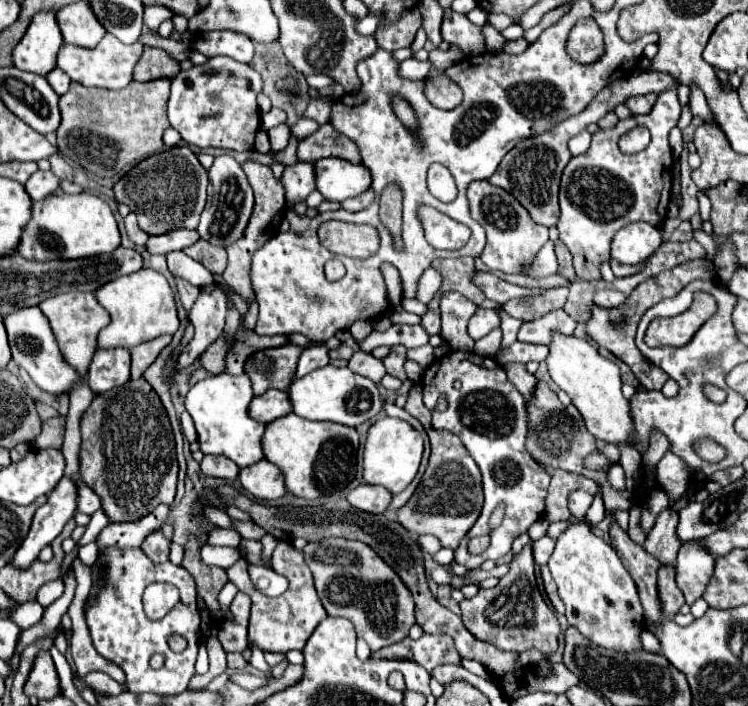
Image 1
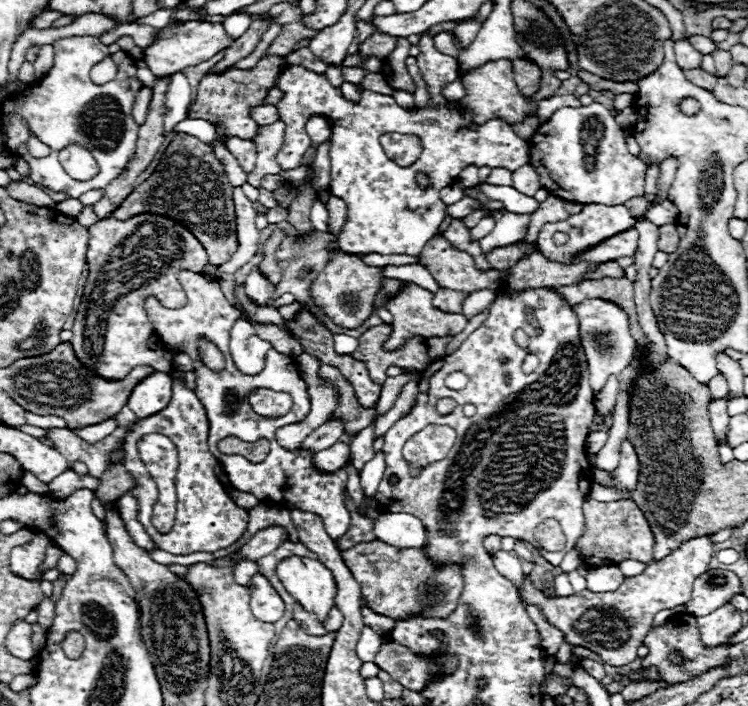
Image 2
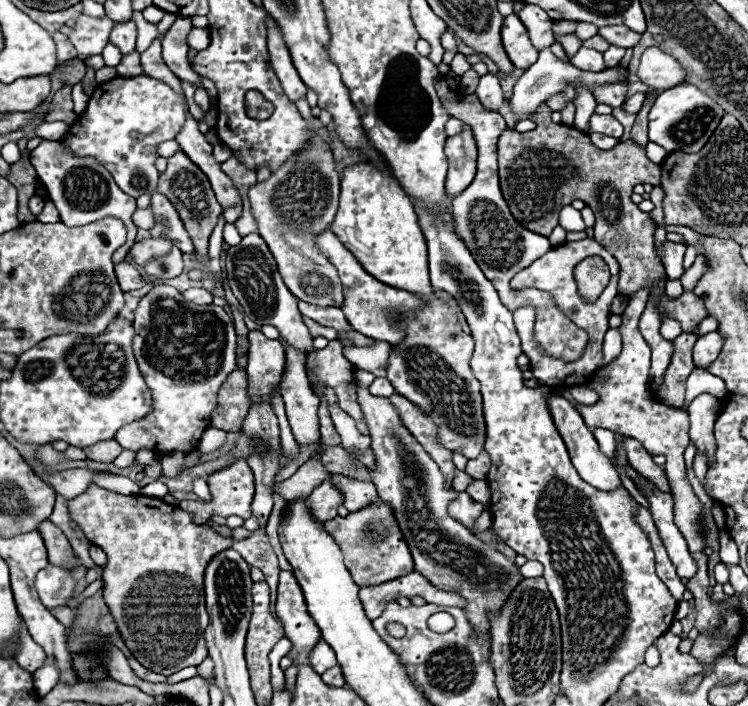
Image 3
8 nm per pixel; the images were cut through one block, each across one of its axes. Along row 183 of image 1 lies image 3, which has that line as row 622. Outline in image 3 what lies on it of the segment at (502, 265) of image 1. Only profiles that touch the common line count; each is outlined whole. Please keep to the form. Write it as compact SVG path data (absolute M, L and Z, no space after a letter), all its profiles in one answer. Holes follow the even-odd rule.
M358 388L358 400L366 414L372 450L378 460L378 468L372 470L372 482L376 484L380 498L394 508L400 530L414 556L416 570L428 576L428 580L432 580L438 588L448 588L464 596L468 600L464 610L468 612L476 632L490 632L490 618L486 612L500 610L514 584L522 580L518 566L496 548L482 542L476 534L470 534L464 524L456 522L448 514L448 502L456 496L456 490L444 490L444 476L440 468L436 468L436 462L400 424L400 418L388 398L376 398L368 392L368 388Z

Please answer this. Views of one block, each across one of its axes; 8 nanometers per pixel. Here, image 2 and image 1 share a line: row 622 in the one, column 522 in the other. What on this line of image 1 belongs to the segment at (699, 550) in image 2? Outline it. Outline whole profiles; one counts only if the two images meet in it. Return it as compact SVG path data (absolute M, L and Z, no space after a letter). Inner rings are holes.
M528 544L520 554L510 562L510 572L500 578L494 588L480 588L476 598L462 600L462 622L478 638L490 644L496 644L502 650L524 652L528 648L540 648L544 654L558 648L560 624L556 612L544 602L538 592L534 576L534 556L532 544Z

